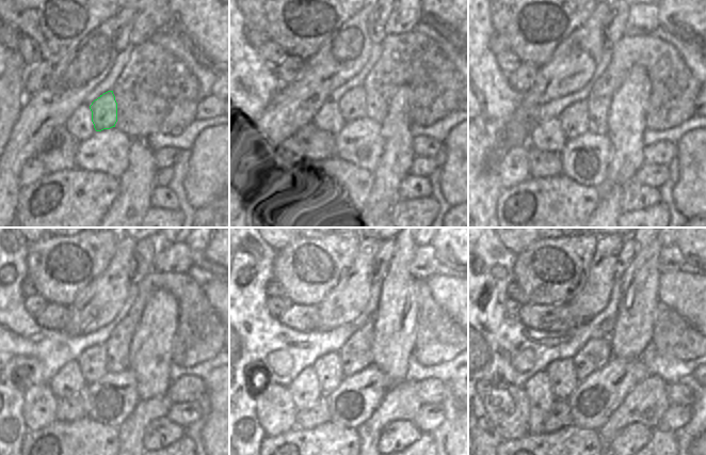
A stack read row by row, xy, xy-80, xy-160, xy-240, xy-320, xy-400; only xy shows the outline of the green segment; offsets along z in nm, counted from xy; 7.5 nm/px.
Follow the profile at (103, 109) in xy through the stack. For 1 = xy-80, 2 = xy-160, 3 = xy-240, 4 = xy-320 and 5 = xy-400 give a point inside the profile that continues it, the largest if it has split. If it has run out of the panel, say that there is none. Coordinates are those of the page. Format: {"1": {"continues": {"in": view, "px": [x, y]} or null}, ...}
{"1": {"continues": {"in": "xy-80", "px": [332, 116]}}, "2": {"continues": {"in": "xy-160", "px": [573, 121]}}, "3": {"continues": {"in": "xy-240", "px": [93, 362]}}, "4": {"continues": {"in": "xy-320", "px": [327, 367]}}, "5": {"continues": {"in": "xy-400", "px": [562, 373]}}}

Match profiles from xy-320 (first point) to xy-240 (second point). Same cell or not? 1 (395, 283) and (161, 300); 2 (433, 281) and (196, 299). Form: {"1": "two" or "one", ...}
{"1": "one", "2": "two"}

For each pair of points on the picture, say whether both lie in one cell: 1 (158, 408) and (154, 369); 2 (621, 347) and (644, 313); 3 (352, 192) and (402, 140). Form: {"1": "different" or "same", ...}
{"1": "different", "2": "same", "3": "different"}

